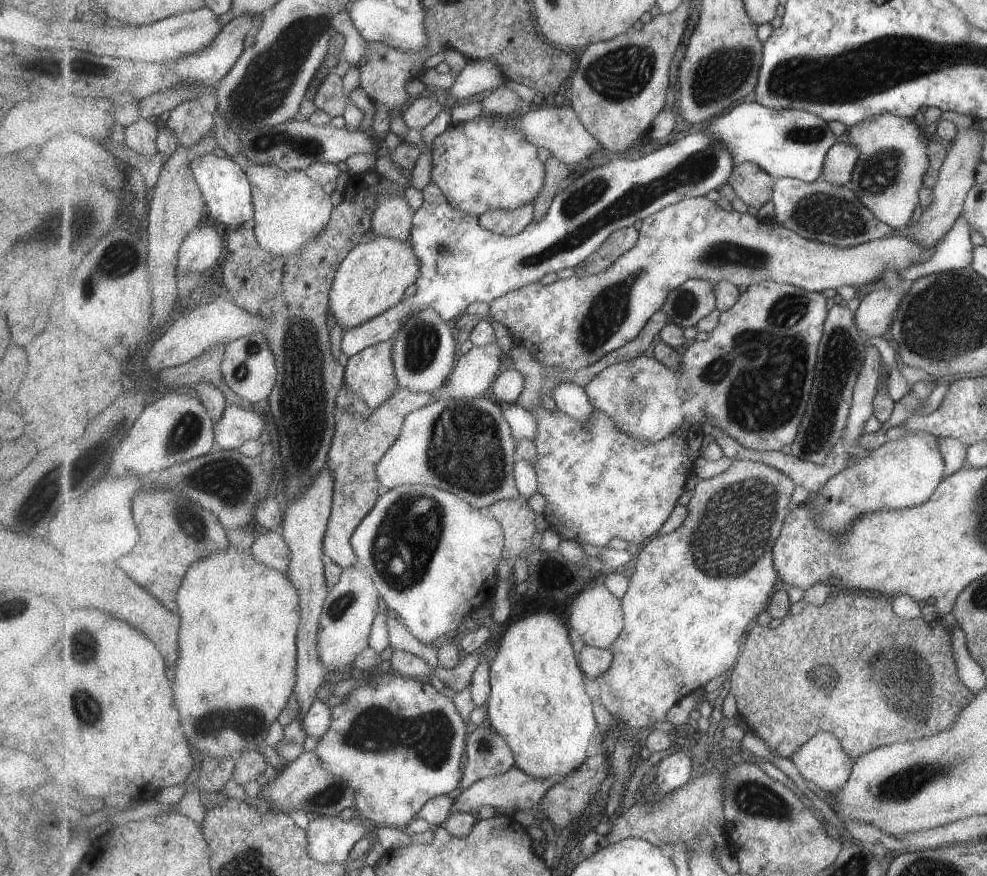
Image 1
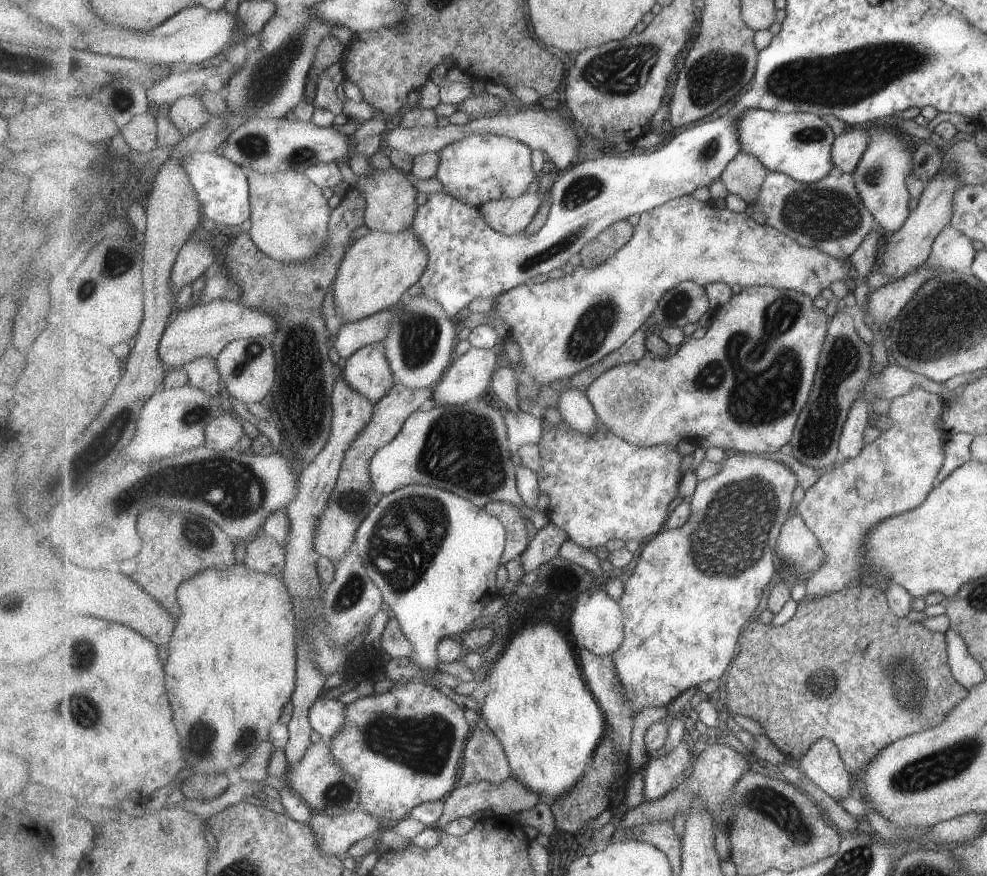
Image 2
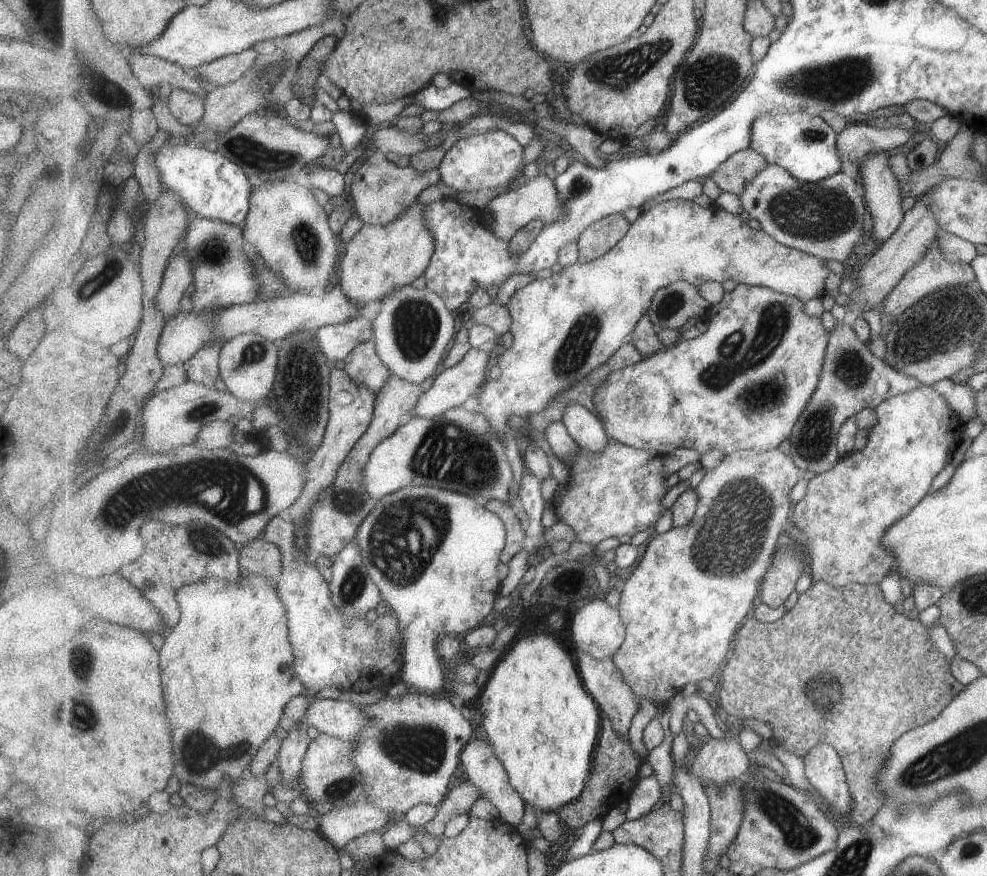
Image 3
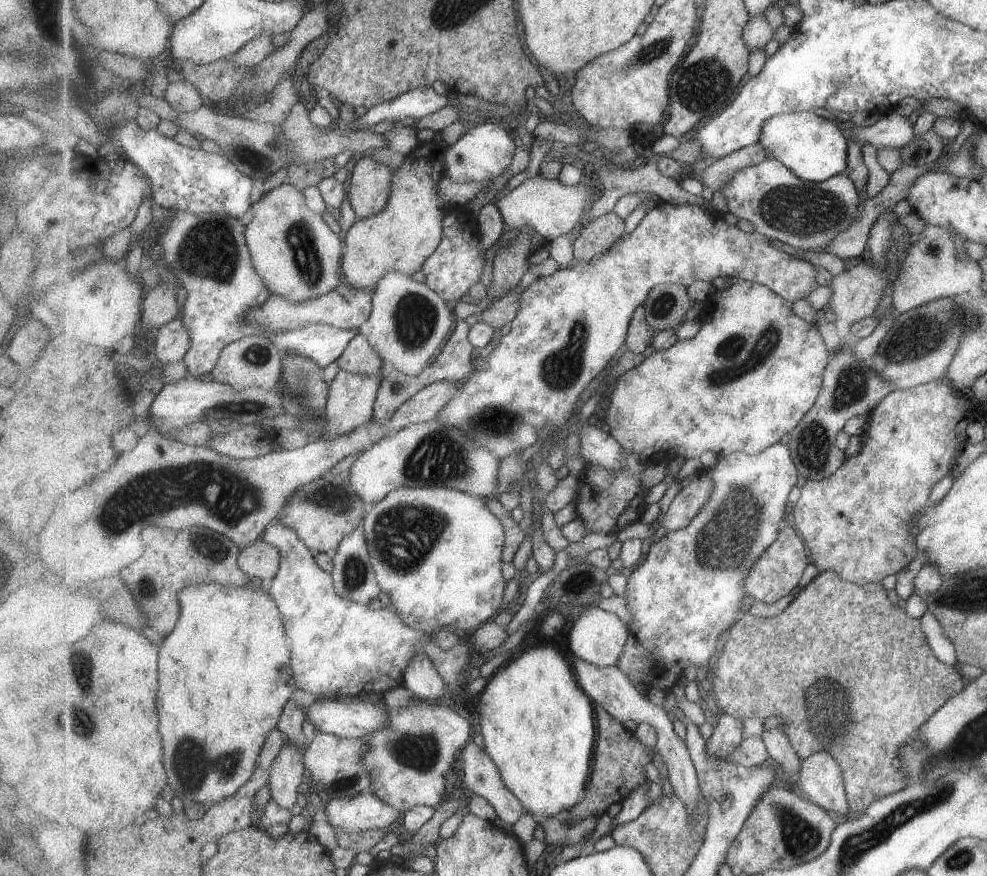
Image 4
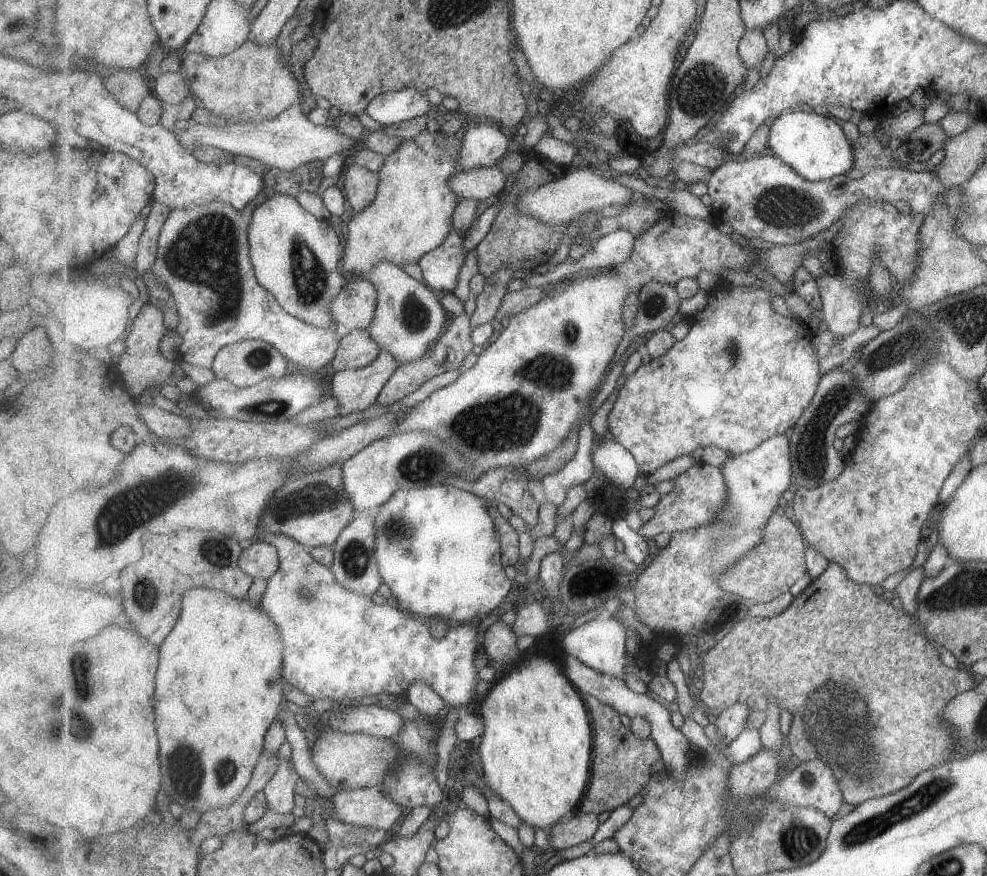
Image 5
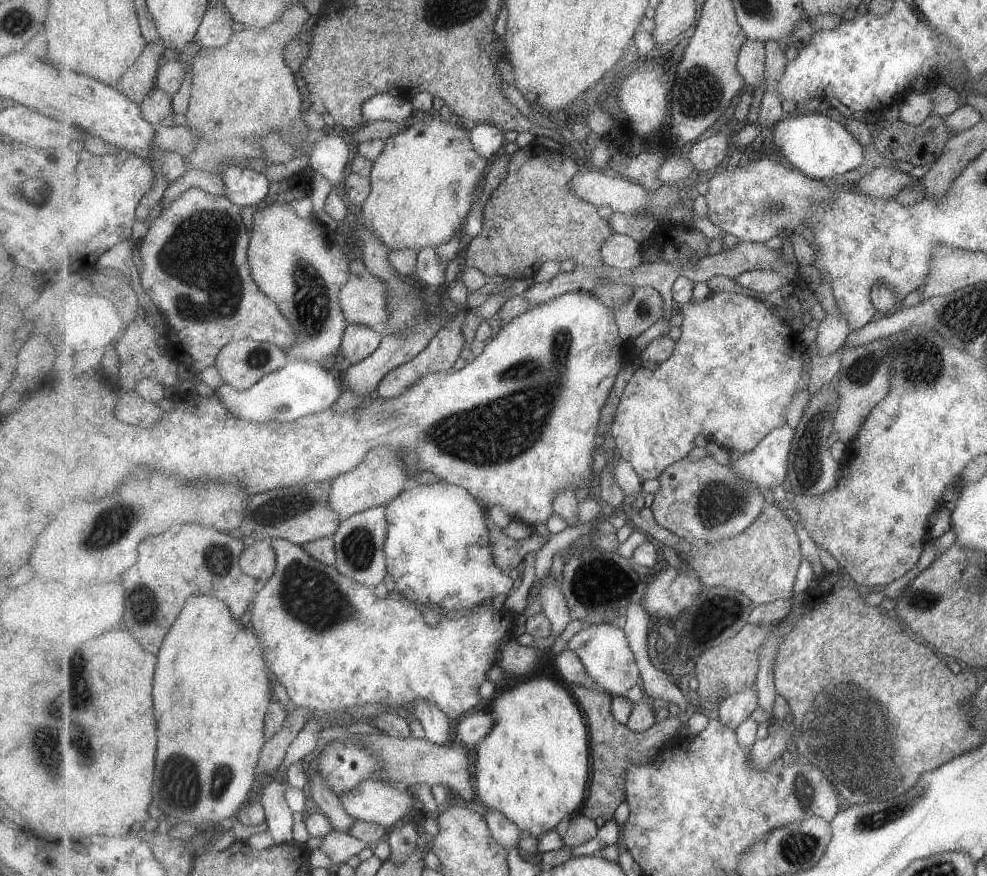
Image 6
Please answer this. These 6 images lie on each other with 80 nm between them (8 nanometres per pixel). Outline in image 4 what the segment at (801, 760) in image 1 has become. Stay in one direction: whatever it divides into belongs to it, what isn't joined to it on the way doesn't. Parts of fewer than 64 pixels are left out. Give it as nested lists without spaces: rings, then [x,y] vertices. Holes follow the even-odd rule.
[[[819,751],[812,754],[802,762],[802,770],[795,779],[798,789],[795,790],[804,797],[809,797],[819,806],[837,817],[850,815],[850,804],[844,781],[844,772],[837,759],[827,751]]]

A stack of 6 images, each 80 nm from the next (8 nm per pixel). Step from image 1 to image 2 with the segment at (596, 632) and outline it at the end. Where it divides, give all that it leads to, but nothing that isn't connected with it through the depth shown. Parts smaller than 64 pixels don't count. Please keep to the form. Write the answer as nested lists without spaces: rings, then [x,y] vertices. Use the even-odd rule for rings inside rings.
[[[605,589],[593,590],[588,601],[575,607],[573,612],[575,614],[571,616],[571,624],[573,624],[573,628],[571,628],[573,638],[571,639],[578,650],[585,647],[595,654],[609,655],[613,654],[625,640],[624,611],[621,608],[620,601],[613,600]]]

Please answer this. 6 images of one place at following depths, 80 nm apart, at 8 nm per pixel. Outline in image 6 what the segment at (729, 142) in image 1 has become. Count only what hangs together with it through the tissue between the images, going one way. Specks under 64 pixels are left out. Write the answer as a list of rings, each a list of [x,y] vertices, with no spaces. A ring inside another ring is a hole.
[[[811,113],[793,115],[782,120],[773,132],[772,151],[777,152],[795,169],[799,169],[812,179],[833,179],[849,170],[859,168],[868,161],[868,150],[857,142],[857,138],[839,124],[835,115]]]

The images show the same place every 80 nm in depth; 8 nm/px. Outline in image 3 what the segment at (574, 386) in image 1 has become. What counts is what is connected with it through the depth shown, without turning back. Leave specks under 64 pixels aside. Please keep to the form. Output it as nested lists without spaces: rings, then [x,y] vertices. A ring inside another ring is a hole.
[[[574,400],[568,402],[561,421],[565,424],[570,436],[581,447],[598,453],[608,445],[608,434],[599,415]]]

